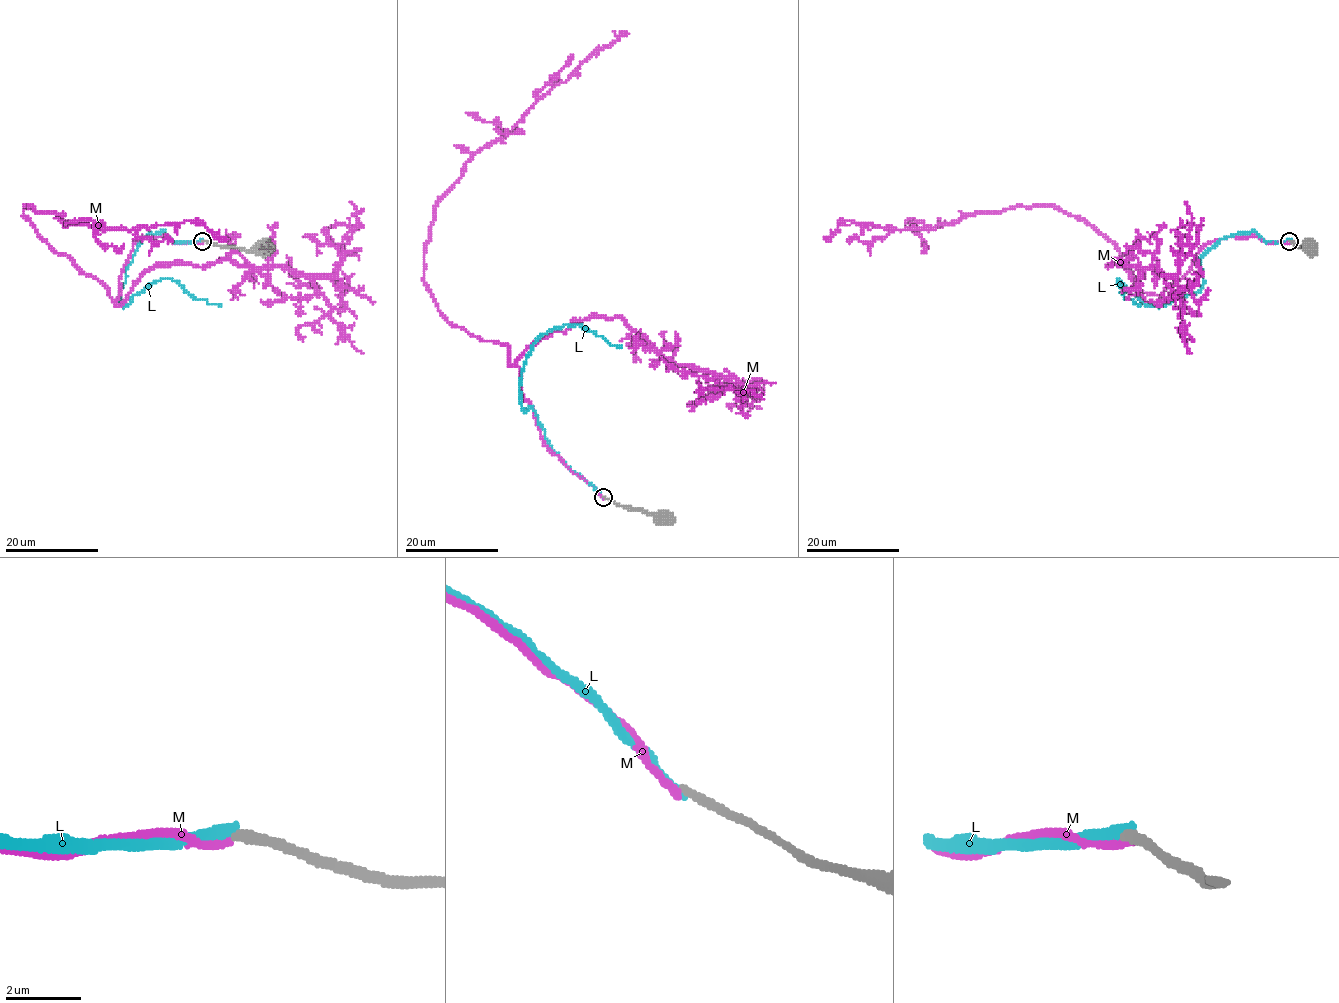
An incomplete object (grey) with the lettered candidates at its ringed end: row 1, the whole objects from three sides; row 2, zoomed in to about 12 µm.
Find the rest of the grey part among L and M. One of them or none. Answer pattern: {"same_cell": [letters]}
{"same_cell": ["L"]}

